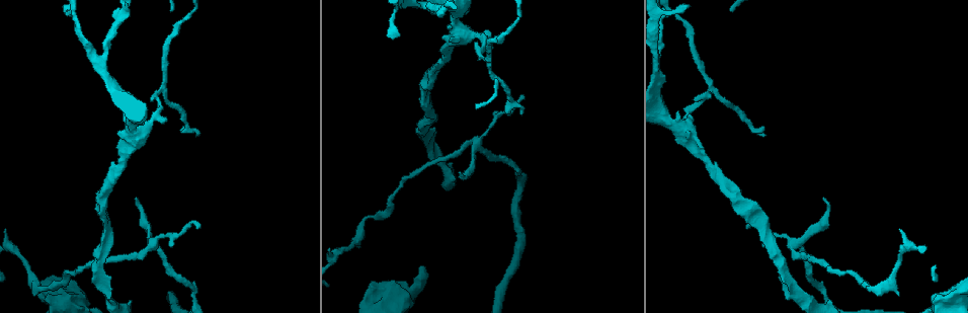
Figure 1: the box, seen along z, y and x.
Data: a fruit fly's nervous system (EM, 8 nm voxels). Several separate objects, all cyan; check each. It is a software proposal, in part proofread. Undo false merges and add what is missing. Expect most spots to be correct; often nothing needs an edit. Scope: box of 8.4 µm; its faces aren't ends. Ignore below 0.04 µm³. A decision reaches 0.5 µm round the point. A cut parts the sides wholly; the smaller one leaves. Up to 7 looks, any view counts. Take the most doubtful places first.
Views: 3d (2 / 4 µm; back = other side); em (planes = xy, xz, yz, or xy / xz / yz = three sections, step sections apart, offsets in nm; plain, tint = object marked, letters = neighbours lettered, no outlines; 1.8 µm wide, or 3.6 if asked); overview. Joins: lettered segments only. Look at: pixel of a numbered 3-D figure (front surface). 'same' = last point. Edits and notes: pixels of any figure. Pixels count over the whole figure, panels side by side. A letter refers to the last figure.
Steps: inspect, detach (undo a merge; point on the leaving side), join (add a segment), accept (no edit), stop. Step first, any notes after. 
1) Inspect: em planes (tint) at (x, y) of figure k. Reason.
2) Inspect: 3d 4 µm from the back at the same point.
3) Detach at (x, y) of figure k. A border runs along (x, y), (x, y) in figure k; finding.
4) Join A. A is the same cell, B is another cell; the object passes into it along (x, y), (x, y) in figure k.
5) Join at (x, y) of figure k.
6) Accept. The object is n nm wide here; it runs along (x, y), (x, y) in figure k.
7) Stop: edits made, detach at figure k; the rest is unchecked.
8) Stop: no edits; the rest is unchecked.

Inspect: em 3.6 µm planes (tint) at (685, 128) of figure 1. Abrupt turn.

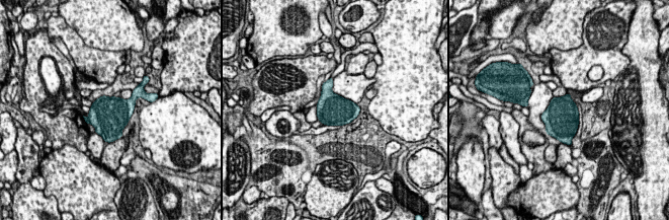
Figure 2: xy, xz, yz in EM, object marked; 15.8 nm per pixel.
Inspect: em 3.6 µm planes (letters) at the same point.

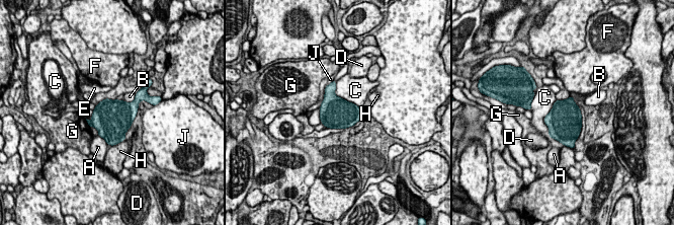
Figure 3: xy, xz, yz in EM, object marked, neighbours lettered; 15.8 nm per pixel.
Accept. A, B, C, D, E, F, G, H and J are other cells; a border runs along (335, 82), (335, 93), (358, 106) in figure 3; continuous, no second neuron.

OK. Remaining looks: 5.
Inspect: 3d 4 µm at (197, 135) of figure 1. Branch stops here.

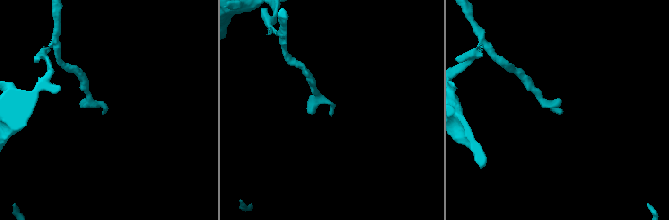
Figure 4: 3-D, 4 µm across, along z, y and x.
Inspect: em xy step 4 (tint) at (103, 111) of figure 4.

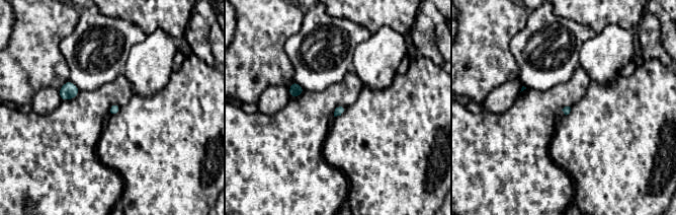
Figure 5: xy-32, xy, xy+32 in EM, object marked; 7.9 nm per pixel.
Inspect: em planes (letters) at the same point. Cut it another way.

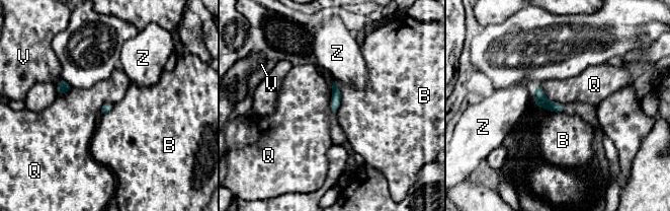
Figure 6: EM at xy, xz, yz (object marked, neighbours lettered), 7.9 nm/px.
Accept. B, Q, V and Z are other cells; a border runs along (333, 82), (329, 111) in figure 6; no lettered segment goes on from it.

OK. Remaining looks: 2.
Inspect: 3d 2 µm at (521, 97) of figure 1. Branch stops here.

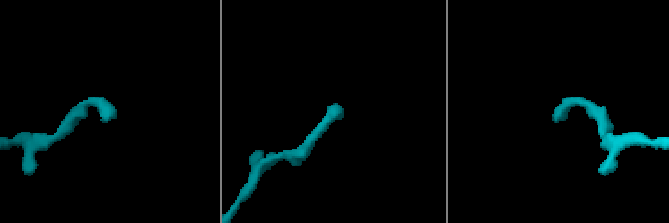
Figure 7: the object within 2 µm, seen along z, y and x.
Inspect: em planes (letters) at (101, 120) of figure 7. Now the EM.

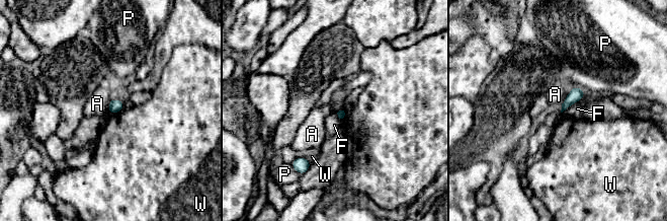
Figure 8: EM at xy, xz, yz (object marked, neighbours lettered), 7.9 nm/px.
Accept. A, F, P and W are other cells; a border runs along (580, 98), (561, 113) in figure 8; no lettered segment goes on from it.

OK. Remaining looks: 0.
Stop: no edits; the rest is unchecked.

